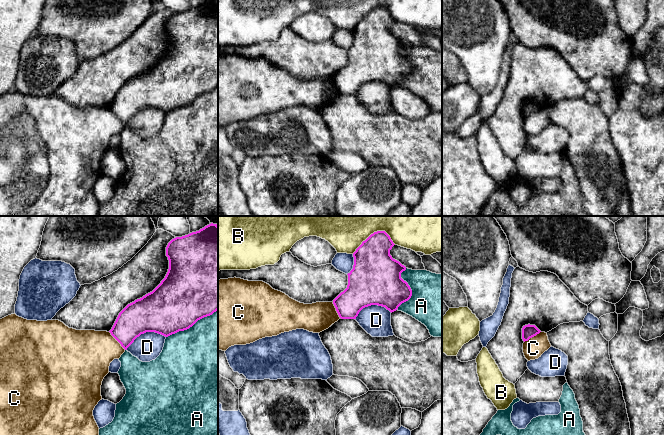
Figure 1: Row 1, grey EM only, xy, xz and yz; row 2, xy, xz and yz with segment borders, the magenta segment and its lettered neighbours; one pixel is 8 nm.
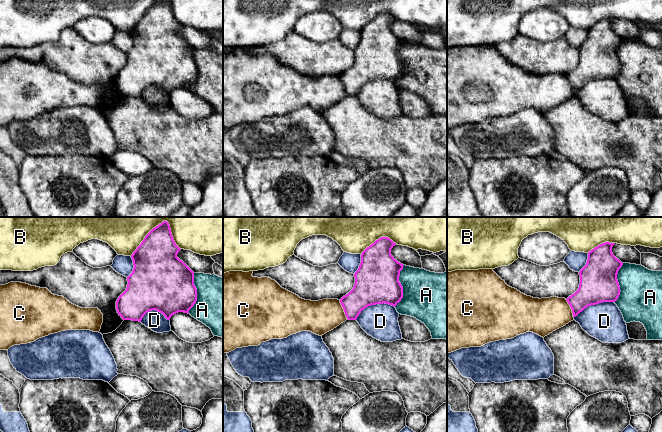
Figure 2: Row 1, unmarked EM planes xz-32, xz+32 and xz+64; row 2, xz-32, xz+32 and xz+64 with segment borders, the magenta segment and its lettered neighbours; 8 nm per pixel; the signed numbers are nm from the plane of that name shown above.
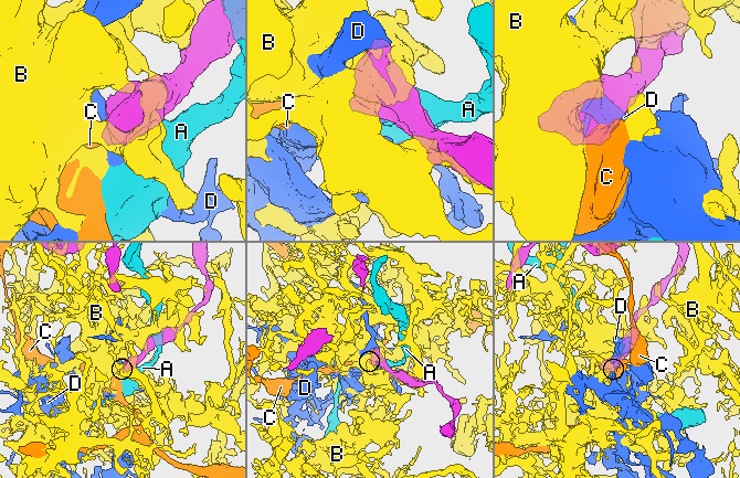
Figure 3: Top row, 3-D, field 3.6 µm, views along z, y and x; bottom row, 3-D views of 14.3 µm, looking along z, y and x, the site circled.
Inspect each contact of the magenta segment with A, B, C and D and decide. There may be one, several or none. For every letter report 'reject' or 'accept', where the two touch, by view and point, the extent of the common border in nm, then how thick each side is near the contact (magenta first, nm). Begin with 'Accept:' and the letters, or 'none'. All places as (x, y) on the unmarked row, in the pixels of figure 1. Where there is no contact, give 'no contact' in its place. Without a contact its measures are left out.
Accept: none
A: reject; contact xy (191, 102); length 480 nm; calibres 440 and 500 nm
B: reject; contact xz (374, 8); length 360 nm; calibres 300 and 240 nm
C: reject; contact xy (116, 115); length 200 nm; calibres 260 and 380 nm
D: reject; contact xy (145, 108); length 340 nm; calibres 380 and 220 nm

